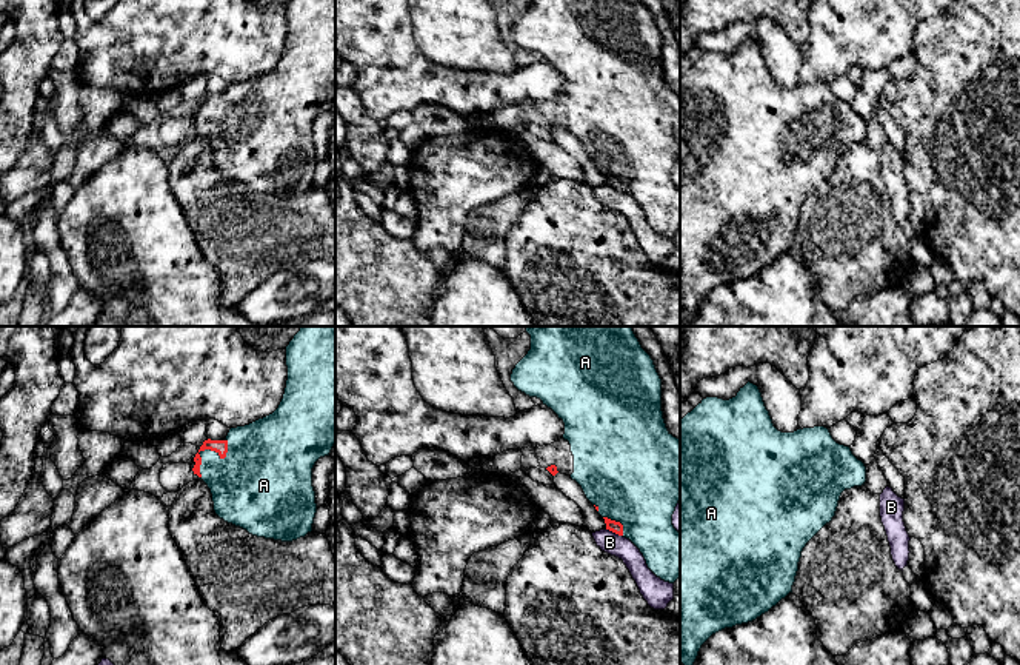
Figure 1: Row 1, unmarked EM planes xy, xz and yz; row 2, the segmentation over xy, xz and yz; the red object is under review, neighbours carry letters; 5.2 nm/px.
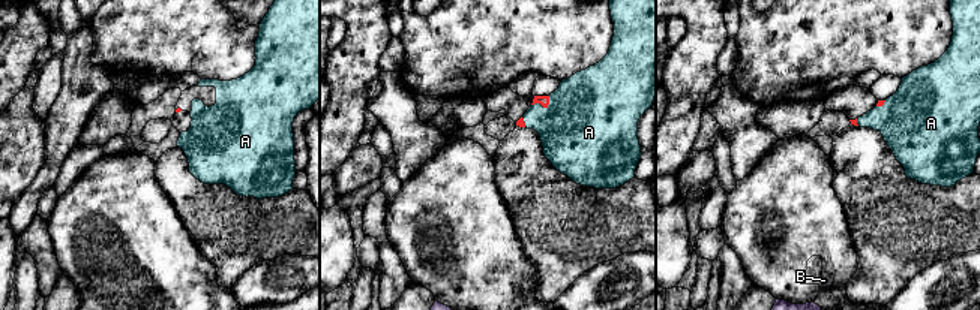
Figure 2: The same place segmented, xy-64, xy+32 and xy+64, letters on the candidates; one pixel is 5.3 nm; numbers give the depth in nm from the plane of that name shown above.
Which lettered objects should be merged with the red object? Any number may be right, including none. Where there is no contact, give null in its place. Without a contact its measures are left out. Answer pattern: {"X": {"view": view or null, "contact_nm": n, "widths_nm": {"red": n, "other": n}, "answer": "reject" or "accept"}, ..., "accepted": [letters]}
{"A": {"view": "xy", "contact_nm": 240, "widths_nm": {"red": 70, "other": 320}, "answer": "accept"}, "B": {"view": "xz", "contact_nm": 100, "widths_nm": {"red": 60, "other": 120}, "answer": "reject"}, "accepted": ["A"]}

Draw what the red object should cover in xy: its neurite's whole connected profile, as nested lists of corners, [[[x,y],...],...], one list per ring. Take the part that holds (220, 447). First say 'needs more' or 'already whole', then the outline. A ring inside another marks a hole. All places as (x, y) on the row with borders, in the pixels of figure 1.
needs more; [[[302,326],[286,346],[288,380],[278,408],[249,425],[231,428],[225,440],[205,440],[194,474],[211,490],[215,514],[249,534],[292,542],[312,531],[317,513],[312,468],[335,445],[335,326]]]

